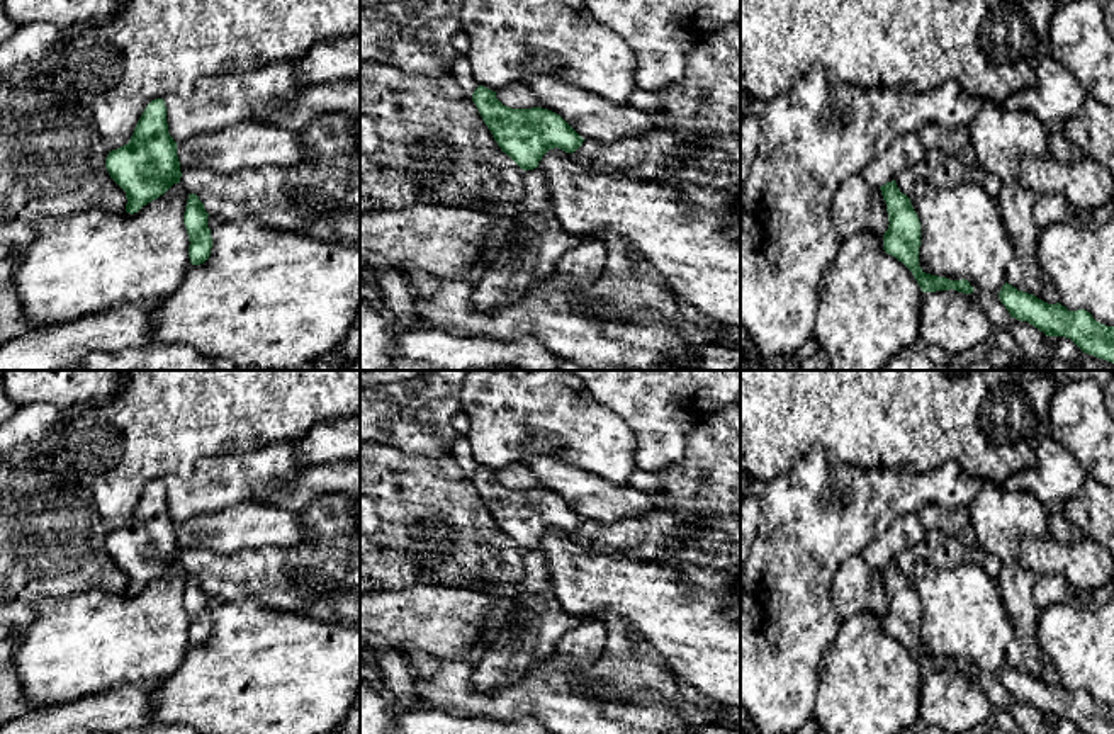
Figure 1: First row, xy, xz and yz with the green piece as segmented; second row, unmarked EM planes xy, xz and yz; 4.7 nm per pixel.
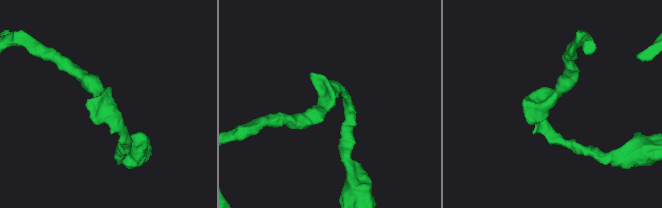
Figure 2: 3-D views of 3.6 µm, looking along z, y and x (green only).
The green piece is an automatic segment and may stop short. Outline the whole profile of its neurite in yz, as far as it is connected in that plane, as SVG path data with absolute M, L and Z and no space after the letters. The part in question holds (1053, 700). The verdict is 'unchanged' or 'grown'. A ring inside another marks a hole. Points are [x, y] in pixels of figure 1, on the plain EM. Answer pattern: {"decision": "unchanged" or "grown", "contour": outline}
{"decision": "unchanged", "contour": "M1007 663L999 680L1010 698L1027 702L1046 717L1070 719L1083 734L1114 734L1114 707L1095 702L1085 690L1068 692L1060 683L1048 685Z"}

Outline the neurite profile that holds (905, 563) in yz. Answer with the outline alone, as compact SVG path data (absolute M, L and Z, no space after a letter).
M929 530L926 540L914 547L907 547L903 554L895 559L895 564L902 574L910 578L917 561L949 564L970 562L982 567L992 578L997 578L1000 571L1000 561L997 556L978 545L965 547L956 537L946 535L941 530Z

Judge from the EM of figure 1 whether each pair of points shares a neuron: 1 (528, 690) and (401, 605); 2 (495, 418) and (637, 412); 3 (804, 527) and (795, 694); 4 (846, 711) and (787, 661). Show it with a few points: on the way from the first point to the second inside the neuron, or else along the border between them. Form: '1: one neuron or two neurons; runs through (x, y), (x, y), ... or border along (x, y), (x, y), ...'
1: one neuron; runs through (491, 700), (455, 680), (455, 660), (438, 643)
2: two neurons; border along (586, 388), (624, 420), (634, 435), (635, 449)
3: one neuron; runs through (795, 568), (795, 653)
4: two neurons; border along (829, 649), (822, 663), (819, 690), (810, 716)

